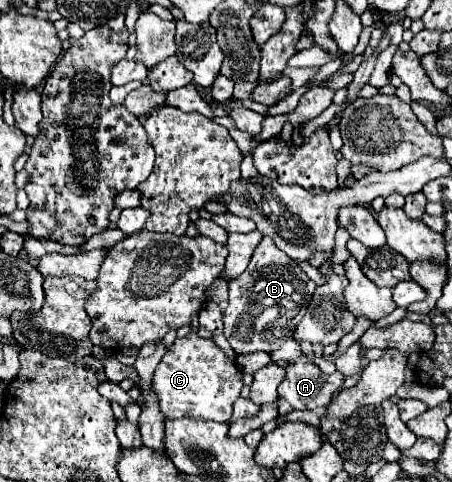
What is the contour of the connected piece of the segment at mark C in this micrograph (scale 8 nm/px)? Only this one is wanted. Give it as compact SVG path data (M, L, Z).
M189 334L173 342L161 358L151 384L151 390L159 398L161 412L167 420L199 418L227 422L233 414L233 402L239 398L241 388L243 382L237 364L229 360L213 340L199 338L197 334Z

